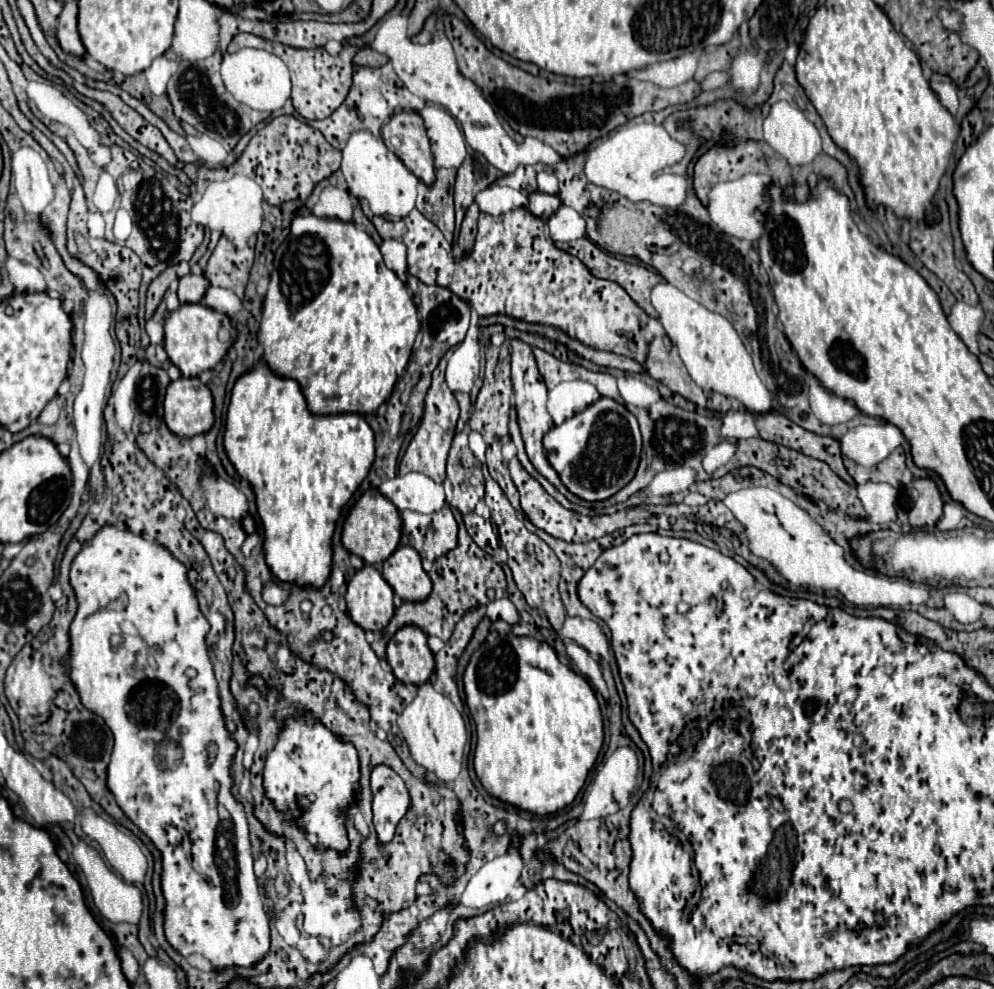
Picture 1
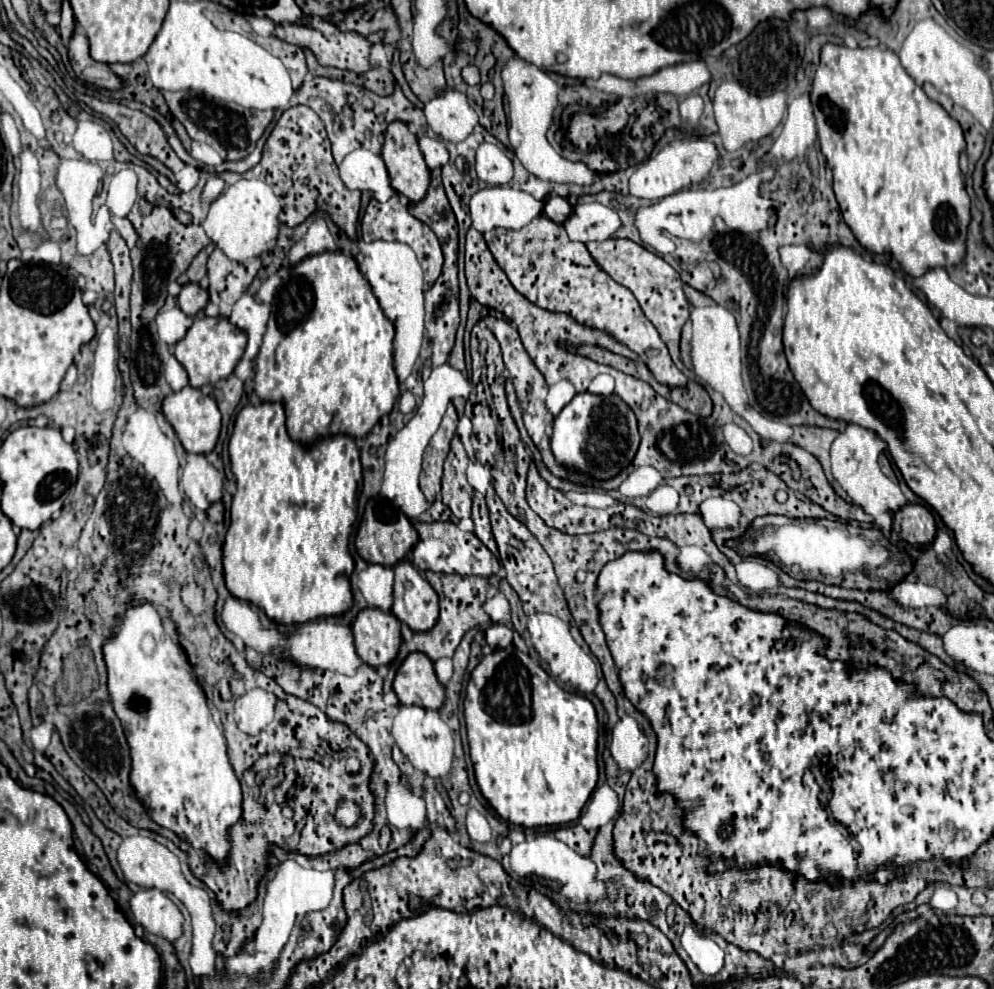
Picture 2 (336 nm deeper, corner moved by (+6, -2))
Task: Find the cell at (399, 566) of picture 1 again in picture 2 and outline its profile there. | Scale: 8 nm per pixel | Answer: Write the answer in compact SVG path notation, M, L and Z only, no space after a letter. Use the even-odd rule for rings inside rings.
M396 564L394 574L394 616L414 632L428 632L438 622L436 592L412 564Z

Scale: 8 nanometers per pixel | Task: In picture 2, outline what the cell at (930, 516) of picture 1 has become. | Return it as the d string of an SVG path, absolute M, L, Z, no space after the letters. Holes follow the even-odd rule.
M908 504L894 516L894 532L908 544L932 544L936 536L934 516L920 504Z

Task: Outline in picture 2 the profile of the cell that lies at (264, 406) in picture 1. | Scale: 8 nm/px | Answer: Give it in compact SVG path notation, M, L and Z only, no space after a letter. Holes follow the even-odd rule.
M278 402L246 406L234 422L228 452L236 476L236 494L222 546L222 566L226 588L234 598L262 608L276 624L290 626L320 616L344 616L352 606L350 574L354 560L348 552L348 538L358 518L356 494L362 484L362 466L352 436L330 436L304 448L290 440L284 422L284 408Z

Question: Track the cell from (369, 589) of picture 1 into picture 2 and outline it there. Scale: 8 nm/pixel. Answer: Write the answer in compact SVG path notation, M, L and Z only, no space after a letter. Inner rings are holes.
M364 608L352 624L356 652L372 668L388 666L400 650L400 620L380 608Z

